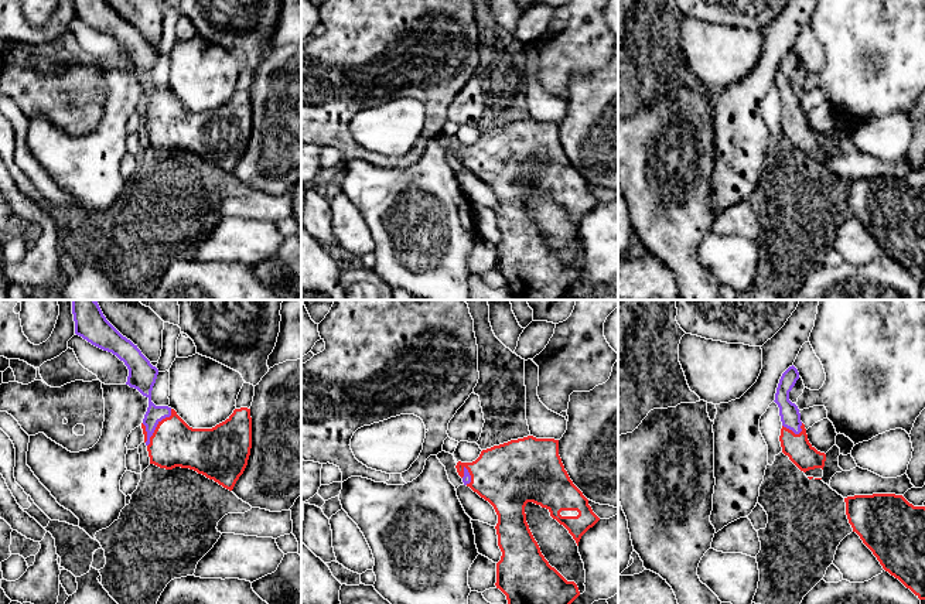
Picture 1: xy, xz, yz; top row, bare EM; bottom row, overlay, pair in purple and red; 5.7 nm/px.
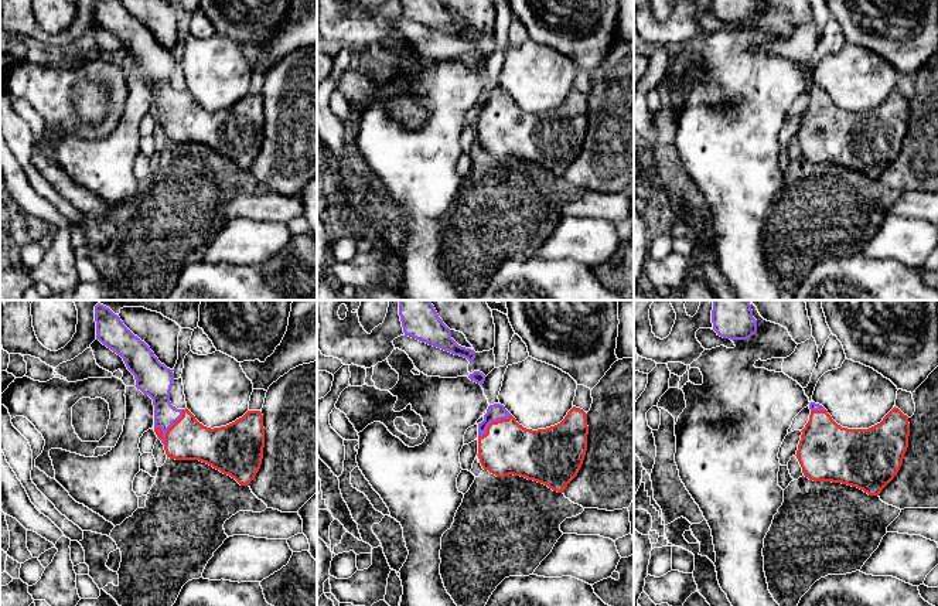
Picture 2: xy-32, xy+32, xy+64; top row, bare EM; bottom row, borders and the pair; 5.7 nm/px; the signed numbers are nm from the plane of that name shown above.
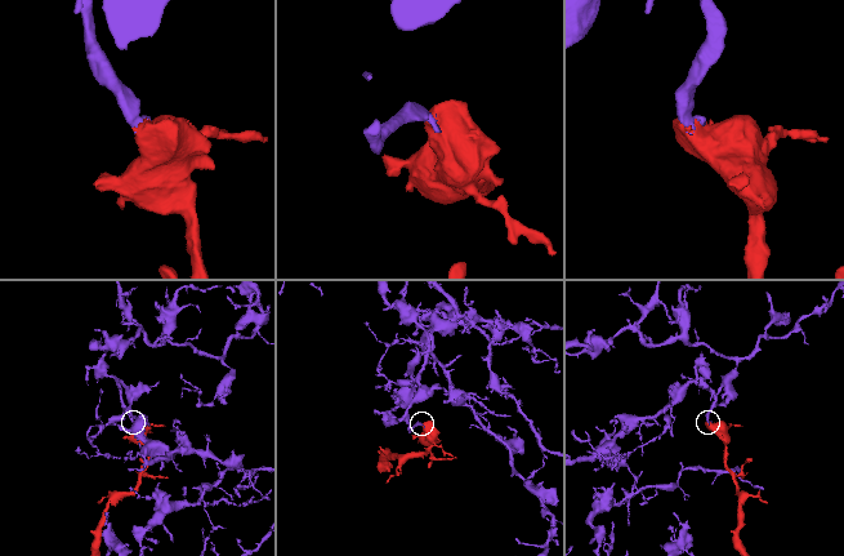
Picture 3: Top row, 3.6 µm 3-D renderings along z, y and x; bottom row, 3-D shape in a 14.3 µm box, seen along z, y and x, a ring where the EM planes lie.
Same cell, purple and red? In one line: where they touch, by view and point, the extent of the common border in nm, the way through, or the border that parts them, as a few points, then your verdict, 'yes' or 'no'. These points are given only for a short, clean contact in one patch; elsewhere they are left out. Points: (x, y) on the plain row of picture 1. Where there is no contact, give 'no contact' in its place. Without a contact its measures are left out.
contact xy (156, 109); length 260 nm; way xy (144, 67), (156, 99), (156, 109), (174, 126); yes

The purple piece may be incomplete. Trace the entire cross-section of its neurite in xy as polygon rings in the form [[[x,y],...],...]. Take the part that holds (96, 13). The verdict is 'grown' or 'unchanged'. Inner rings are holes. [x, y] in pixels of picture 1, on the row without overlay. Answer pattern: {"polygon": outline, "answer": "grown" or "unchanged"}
{"polygon": [[[74,0],[75,17],[92,28],[112,35],[129,52],[126,68],[137,72],[149,82],[149,91],[144,98],[141,112],[147,129],[150,147],[160,151],[173,153],[175,150],[190,151],[198,157],[214,163],[223,171],[232,174],[239,160],[243,157],[252,132],[252,100],[250,92],[235,92],[233,96],[222,106],[212,112],[190,110],[174,92],[168,89],[156,89],[151,85],[151,74],[156,66],[158,52],[141,37],[130,23],[123,20],[106,0]]], "answer": "grown"}

